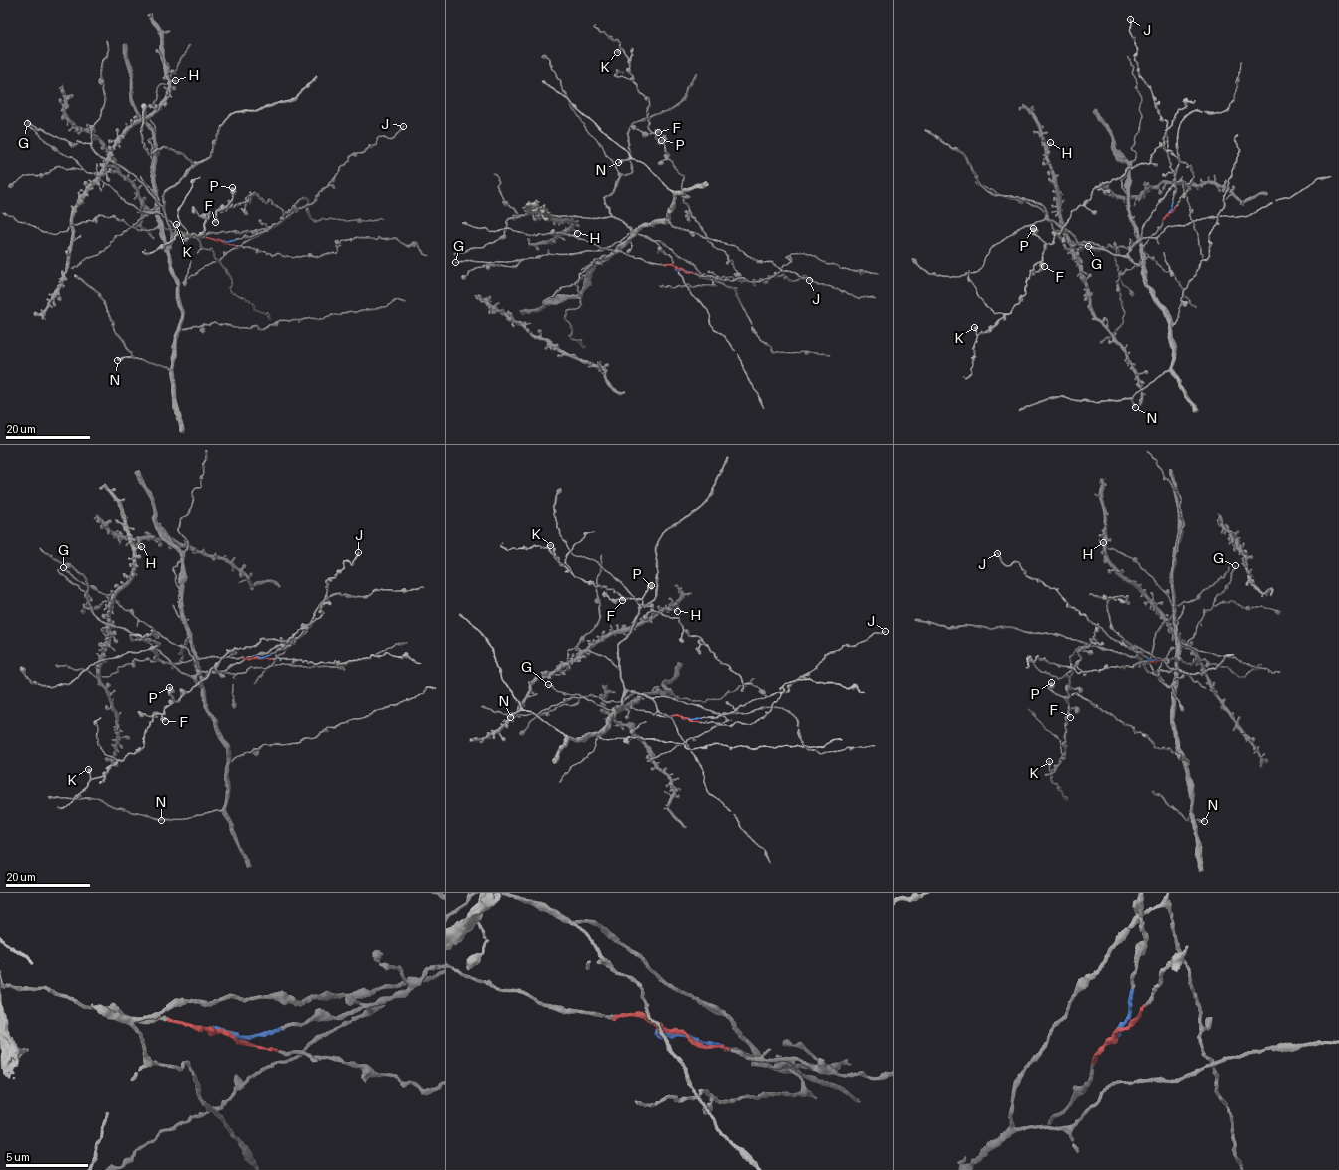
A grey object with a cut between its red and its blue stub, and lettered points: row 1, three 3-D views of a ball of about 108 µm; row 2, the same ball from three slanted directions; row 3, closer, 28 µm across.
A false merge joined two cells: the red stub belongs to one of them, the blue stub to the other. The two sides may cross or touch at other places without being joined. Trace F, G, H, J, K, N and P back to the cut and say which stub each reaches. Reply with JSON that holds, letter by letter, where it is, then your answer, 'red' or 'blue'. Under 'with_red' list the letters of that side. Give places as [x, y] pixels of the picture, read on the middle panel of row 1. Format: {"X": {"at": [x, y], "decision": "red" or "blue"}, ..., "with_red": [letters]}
{"F": {"at": [658, 132], "decision": "blue"}, "G": {"at": [455, 262], "decision": "red"}, "H": {"at": [577, 233], "decision": "red"}, "J": {"at": [809, 280], "decision": "blue"}, "K": {"at": [617, 52], "decision": "blue"}, "N": {"at": [618, 162], "decision": "red"}, "P": {"at": [661, 140], "decision": "blue"}, "with_red": ["G", "H", "N"]}

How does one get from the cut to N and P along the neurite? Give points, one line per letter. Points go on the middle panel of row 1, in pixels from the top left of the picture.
N: (679, 269), (645, 262), (620, 249), (639, 225), (666, 219), (676, 198), (642, 163), (628, 158), (618, 162)
P: (679, 269), (739, 278), (683, 200), (682, 175), (668, 158), (665, 137), (661, 140)

